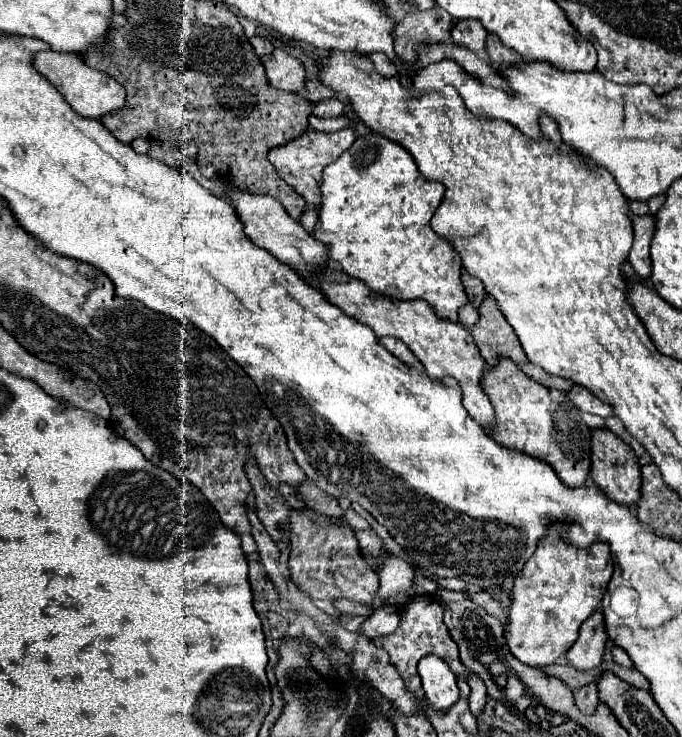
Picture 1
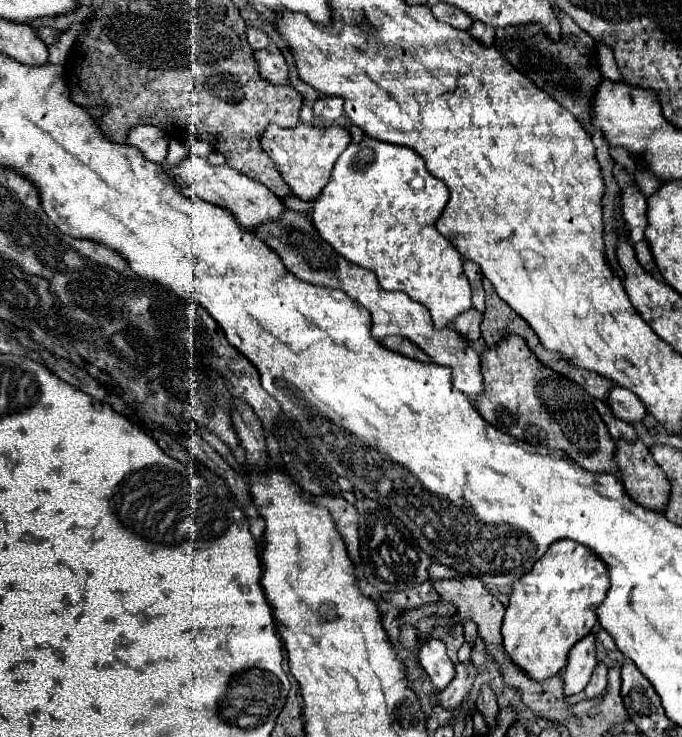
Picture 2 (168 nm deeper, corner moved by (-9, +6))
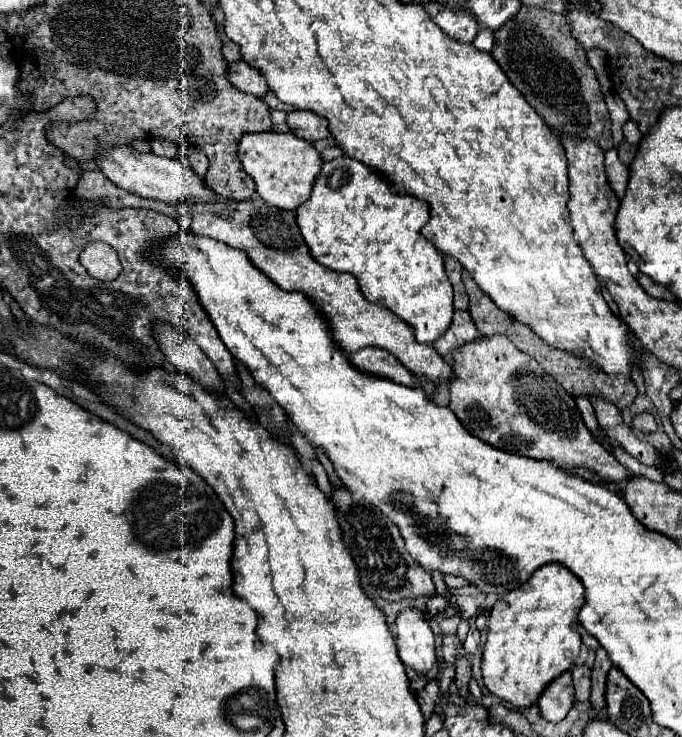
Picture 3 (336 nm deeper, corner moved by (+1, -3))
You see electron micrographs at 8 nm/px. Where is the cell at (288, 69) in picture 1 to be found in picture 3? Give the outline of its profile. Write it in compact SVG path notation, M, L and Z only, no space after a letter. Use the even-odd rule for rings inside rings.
M234 61L228 63L228 81L242 93L250 93L256 97L262 97L268 91L268 85L260 71L246 65L246 61Z

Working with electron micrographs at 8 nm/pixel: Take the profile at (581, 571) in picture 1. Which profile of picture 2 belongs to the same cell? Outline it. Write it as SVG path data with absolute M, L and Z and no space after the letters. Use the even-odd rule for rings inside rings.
M556 540L550 544L548 552L538 560L538 564L534 564L534 568L512 586L512 596L508 600L502 624L506 652L522 670L530 674L530 678L538 682L548 680L566 666L564 694L572 696L582 692L598 664L596 636L590 632L598 622L596 610L606 598L608 590L608 566L602 564L602 560L590 552L590 548L574 540Z

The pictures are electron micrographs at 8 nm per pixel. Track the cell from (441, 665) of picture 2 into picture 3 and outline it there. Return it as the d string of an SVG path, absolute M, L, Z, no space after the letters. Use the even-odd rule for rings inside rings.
M406 607L396 617L396 645L398 655L406 667L426 675L436 663L434 633L416 607Z

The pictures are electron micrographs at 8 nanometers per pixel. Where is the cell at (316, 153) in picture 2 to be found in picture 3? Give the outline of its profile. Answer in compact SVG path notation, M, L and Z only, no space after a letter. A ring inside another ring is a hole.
M264 131L244 135L238 145L238 157L244 171L254 179L256 193L270 205L288 211L294 211L298 205L308 201L312 183L316 181L316 173L322 167L322 157L314 149L314 145L308 145L308 141L300 141L294 133Z

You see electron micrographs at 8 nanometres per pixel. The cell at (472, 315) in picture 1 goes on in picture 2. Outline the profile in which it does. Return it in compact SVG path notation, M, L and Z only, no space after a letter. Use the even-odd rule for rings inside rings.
M470 308L470 310L466 310L464 314L460 314L452 324L454 324L454 328L456 328L464 338L468 338L470 342L474 342L474 340L480 338L482 312L478 312L476 308Z

